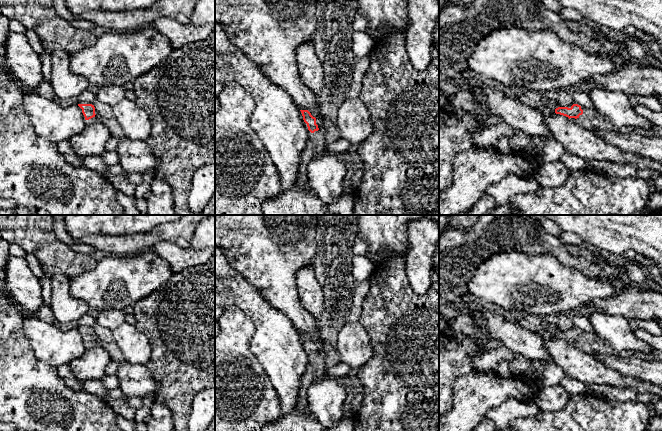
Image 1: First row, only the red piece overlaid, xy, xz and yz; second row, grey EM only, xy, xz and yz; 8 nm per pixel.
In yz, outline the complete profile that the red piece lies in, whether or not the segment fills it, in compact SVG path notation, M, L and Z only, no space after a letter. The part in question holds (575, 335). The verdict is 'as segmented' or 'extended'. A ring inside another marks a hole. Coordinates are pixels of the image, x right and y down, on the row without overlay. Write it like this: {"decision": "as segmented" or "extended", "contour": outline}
{"decision": "extended", "contour": "M577 327L569 331L558 331L555 333L555 337L566 340L577 349L592 355L614 353L611 346L602 340L597 333L588 333Z"}

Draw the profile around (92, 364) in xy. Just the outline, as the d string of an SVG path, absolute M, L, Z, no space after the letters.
M99 345L92 349L86 349L81 357L72 360L68 365L74 376L85 382L95 379L101 380L111 362L107 351Z

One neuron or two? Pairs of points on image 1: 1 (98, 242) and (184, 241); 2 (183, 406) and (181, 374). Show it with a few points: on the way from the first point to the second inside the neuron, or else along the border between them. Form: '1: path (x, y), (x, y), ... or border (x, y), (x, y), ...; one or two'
1: path (119, 243), (138, 243), (155, 235), (163, 235); one
2: path (181, 398), (181, 382); one

